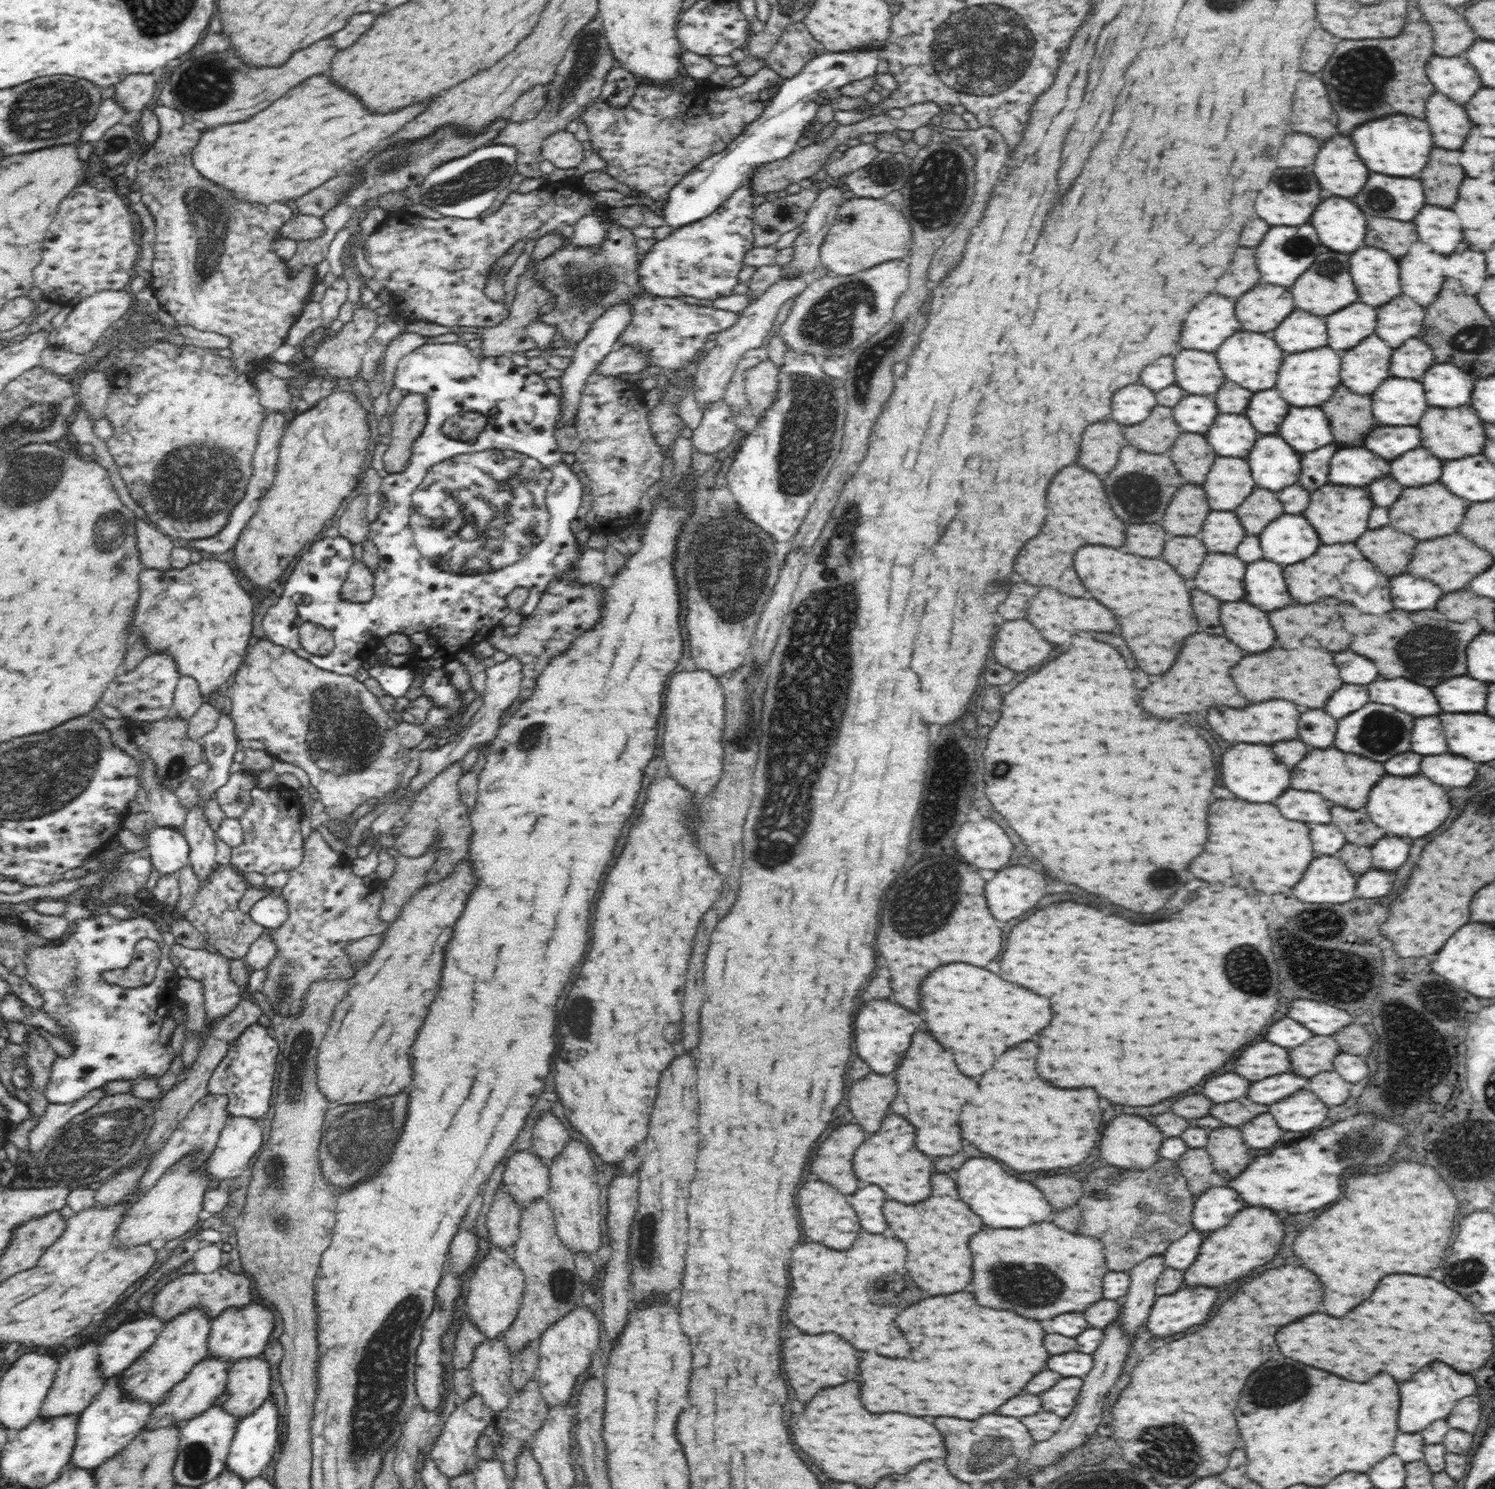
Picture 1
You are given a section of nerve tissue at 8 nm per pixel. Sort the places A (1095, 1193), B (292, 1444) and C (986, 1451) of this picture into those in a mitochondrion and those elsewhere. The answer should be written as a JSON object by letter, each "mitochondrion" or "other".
{"A":"other","B":"other","C":"mitochondrion"}

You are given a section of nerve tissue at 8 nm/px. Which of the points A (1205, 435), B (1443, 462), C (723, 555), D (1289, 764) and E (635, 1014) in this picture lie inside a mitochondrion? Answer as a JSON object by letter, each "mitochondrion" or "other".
{"A":"other","B":"other","C":"mitochondrion","D":"other","E":"other"}

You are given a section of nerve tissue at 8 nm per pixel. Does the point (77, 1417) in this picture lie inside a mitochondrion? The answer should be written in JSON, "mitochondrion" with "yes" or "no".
{"mitochondrion":"no"}

